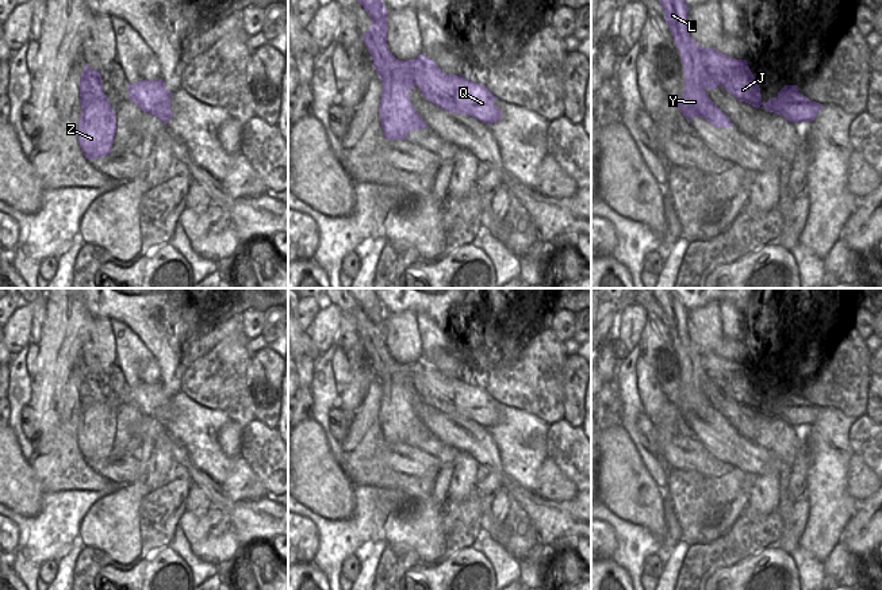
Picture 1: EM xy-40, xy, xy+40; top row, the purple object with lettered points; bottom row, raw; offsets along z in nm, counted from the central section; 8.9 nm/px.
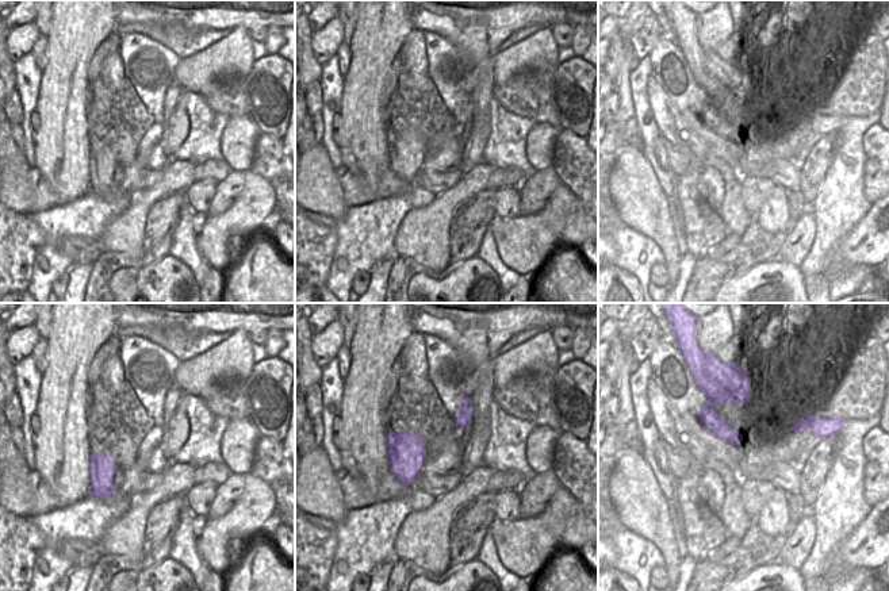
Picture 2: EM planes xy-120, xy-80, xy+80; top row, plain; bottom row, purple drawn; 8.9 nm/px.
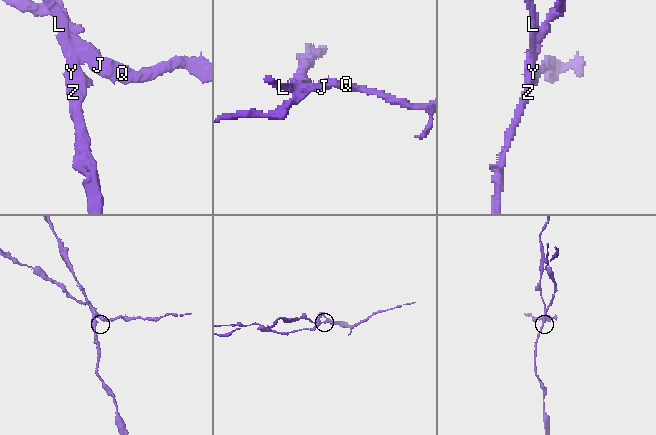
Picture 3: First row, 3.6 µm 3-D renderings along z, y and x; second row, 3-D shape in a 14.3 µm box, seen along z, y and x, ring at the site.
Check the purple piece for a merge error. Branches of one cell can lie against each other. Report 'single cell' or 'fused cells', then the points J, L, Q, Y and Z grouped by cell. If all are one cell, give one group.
fused cells | J Q / L Y Z

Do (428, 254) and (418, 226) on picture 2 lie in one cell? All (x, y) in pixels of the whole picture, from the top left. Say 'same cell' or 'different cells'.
same cell

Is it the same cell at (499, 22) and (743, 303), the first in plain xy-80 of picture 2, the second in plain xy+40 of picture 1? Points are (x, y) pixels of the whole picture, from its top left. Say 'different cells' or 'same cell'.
same cell

